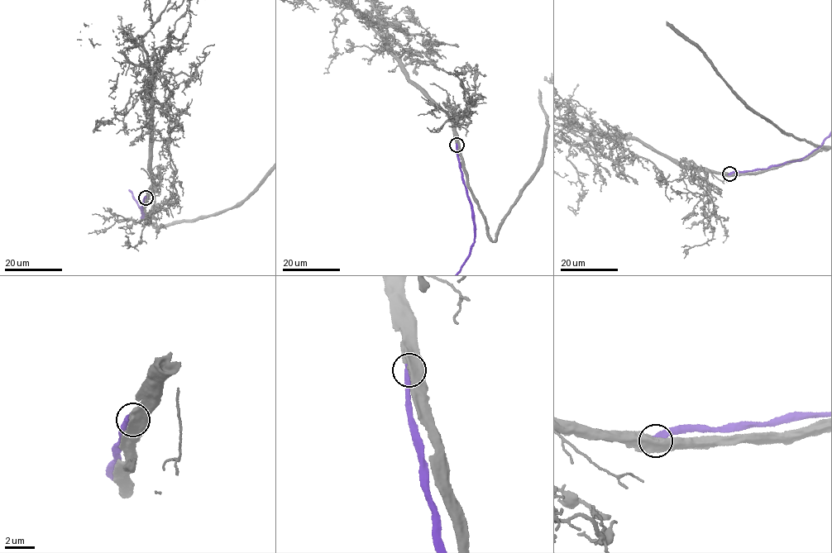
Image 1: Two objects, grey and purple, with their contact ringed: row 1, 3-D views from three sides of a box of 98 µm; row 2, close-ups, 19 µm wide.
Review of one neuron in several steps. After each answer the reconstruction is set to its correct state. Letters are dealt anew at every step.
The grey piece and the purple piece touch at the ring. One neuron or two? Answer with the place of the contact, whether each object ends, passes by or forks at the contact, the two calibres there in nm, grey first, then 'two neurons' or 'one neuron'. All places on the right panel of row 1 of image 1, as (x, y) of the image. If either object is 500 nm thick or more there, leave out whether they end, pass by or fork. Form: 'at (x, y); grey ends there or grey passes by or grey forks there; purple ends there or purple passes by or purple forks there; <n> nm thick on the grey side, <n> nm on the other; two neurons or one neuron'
at (729, 174); 650 nm thick on the grey side, 440 nm on the other; one neuron

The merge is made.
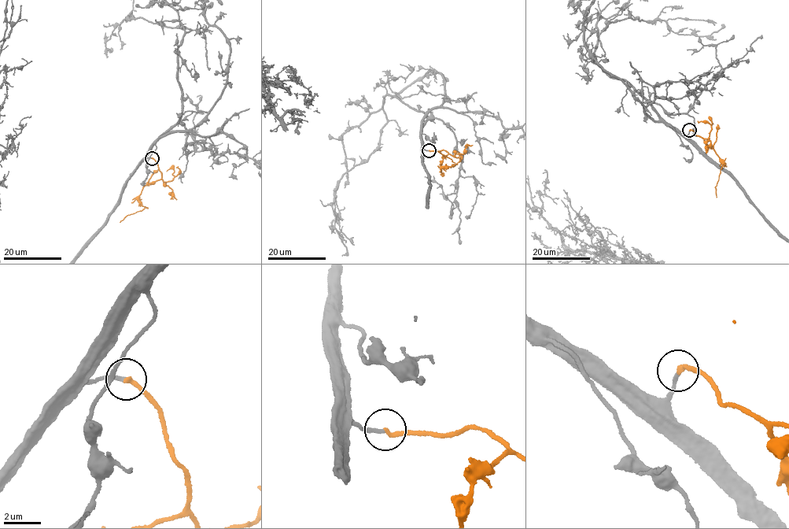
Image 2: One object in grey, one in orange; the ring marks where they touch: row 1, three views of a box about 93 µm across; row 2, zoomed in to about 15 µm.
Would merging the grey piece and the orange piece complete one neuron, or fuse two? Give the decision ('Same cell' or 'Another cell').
Same cell

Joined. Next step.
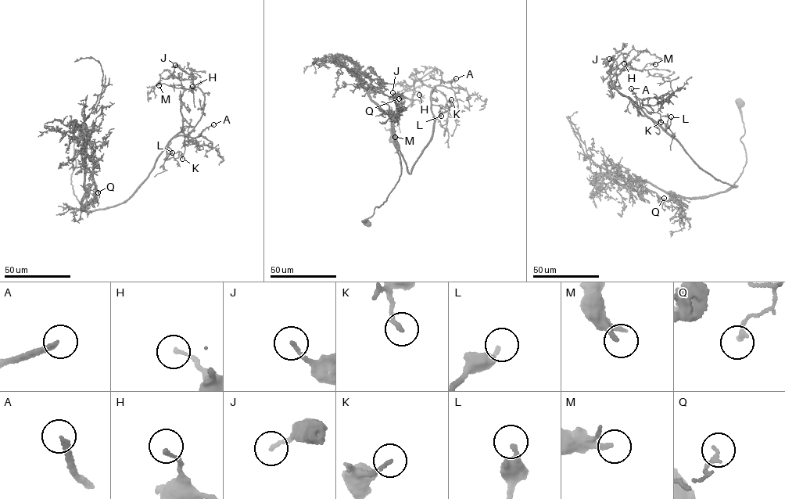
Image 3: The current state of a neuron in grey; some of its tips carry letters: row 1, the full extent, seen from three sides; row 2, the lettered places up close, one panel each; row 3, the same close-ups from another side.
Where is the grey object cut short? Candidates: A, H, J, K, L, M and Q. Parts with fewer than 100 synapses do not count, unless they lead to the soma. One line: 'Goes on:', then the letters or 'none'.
Goes on: A

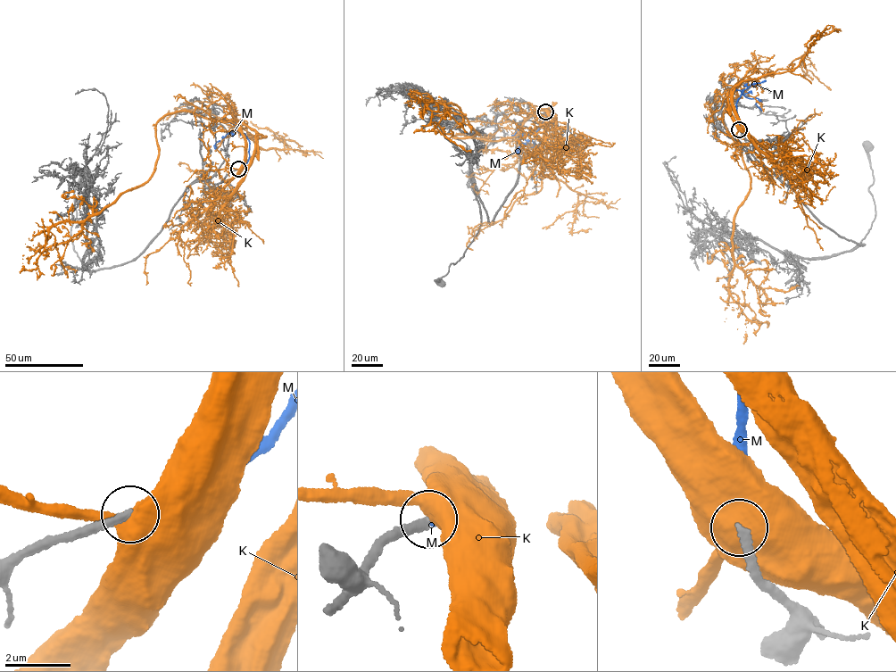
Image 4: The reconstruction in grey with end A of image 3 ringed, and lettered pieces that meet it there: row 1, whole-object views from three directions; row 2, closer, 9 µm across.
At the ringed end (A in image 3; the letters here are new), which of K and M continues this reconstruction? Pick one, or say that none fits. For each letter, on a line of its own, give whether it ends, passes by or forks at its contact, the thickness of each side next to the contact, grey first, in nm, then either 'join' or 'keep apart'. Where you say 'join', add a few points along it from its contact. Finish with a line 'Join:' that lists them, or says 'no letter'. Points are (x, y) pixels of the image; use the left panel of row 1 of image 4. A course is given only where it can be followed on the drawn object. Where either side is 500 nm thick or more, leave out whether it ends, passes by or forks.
K: 280 nm thick on the grey side, 600 nm on the other; keep apart
M: it ends there; 240 nm thick on the grey side, 240 nm on the other; join; it runs (238, 169), (245, 164), (249, 156), (250, 143), (245, 136), (231, 131), (215, 143), (215, 149)
Join: M

